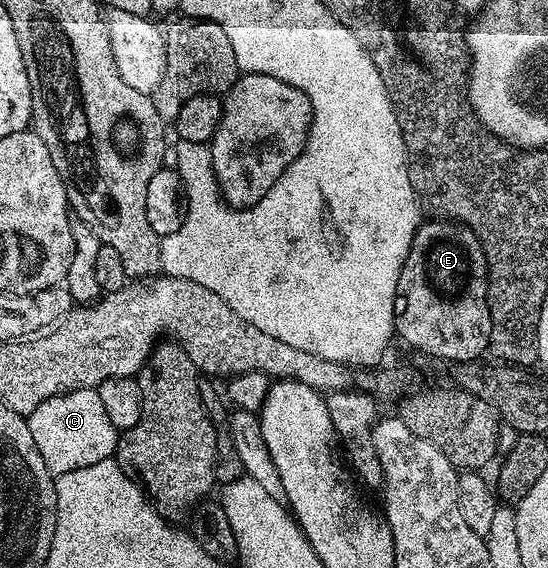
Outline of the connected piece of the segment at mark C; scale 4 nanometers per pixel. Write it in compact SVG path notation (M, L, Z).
M77 389L44 399L36 411L28 414L26 422L44 467L55 478L68 471L80 471L80 467L92 467L92 463L109 461L117 454L120 433L108 419L97 389Z

